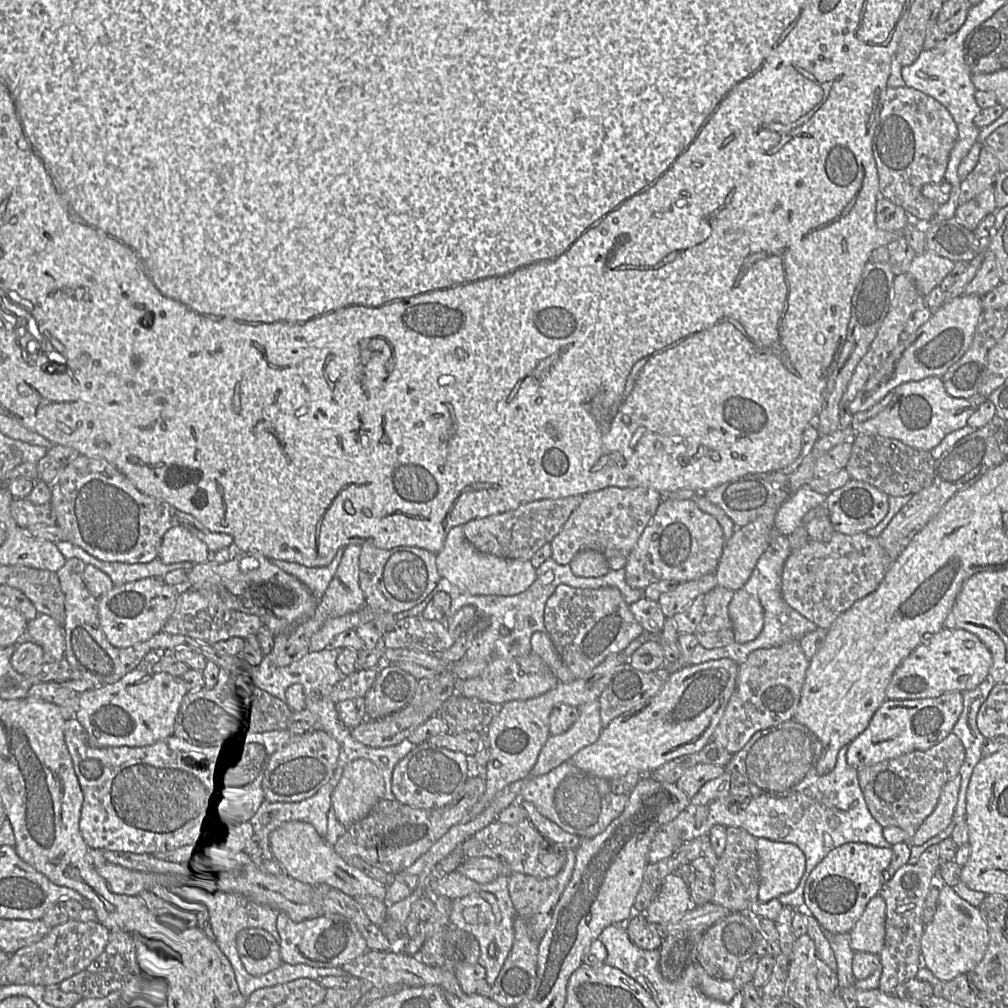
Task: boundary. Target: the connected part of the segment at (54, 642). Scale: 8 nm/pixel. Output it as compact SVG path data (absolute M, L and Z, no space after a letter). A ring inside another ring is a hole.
M38 614L35 619L28 621L25 638L39 644L52 660L60 661L64 658L63 627L51 616Z

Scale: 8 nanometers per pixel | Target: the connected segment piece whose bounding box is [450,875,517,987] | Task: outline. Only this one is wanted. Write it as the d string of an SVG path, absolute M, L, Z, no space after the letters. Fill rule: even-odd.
M500 875L493 881L481 884L471 894L451 901L450 925L470 933L478 942L480 954L478 964L486 970L486 981L492 987L509 955L514 941L513 921L517 916L508 891L508 877ZM469 907L478 907L478 922L470 924L464 920L464 911Z

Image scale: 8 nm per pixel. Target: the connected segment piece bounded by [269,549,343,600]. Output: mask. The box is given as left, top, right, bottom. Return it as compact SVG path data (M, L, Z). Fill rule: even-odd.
M340 549L332 562L324 567L306 567L298 563L286 562L283 560L269 560L273 565L301 581L319 600L337 571L342 553L343 549Z

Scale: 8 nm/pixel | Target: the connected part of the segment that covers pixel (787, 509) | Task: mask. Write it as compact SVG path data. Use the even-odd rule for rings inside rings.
M803 486L780 506L776 512L773 531L790 536L802 525L803 517L813 508L825 504L826 495Z

